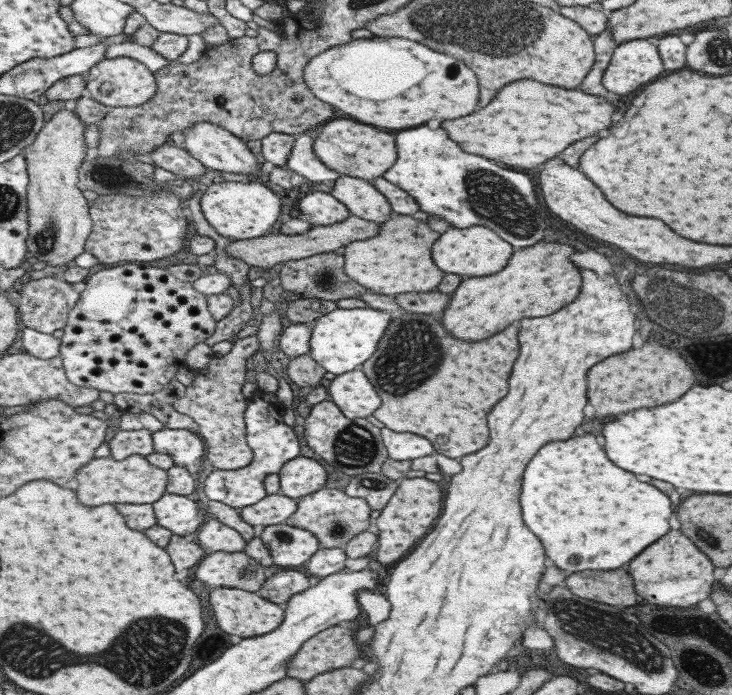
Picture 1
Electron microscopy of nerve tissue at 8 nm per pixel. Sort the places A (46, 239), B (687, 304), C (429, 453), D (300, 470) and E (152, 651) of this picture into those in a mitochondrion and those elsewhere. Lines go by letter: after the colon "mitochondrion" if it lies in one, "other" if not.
A: mitochondrion
B: mitochondrion
C: other
D: other
E: mitochondrion

